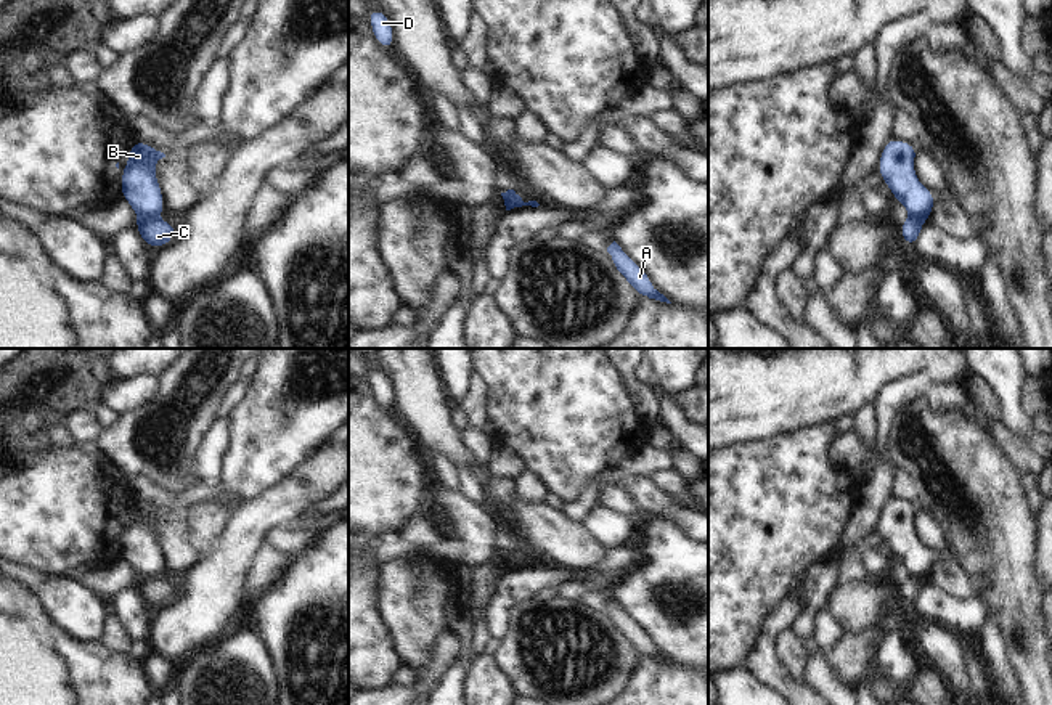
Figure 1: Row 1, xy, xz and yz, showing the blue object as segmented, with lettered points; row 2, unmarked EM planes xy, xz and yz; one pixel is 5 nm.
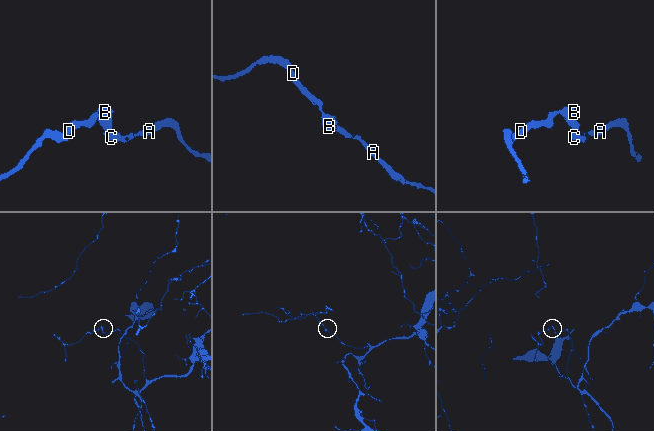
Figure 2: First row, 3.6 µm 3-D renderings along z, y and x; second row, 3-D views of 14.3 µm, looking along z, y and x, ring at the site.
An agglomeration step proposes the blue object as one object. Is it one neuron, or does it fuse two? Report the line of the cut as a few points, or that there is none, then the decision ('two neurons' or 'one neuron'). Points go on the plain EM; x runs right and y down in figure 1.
cut xy (154, 575), (143, 578); two neurons

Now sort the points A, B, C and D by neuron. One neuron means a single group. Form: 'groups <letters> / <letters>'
groups A C / B D

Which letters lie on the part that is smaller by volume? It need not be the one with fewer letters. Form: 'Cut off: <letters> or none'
Cut off: B, D

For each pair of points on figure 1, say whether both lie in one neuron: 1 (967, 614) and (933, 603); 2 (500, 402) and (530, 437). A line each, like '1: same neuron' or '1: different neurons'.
1: same neuron
2: same neuron

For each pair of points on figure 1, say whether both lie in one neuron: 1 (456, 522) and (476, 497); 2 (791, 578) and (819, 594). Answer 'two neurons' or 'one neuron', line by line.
1: two neurons
2: two neurons

